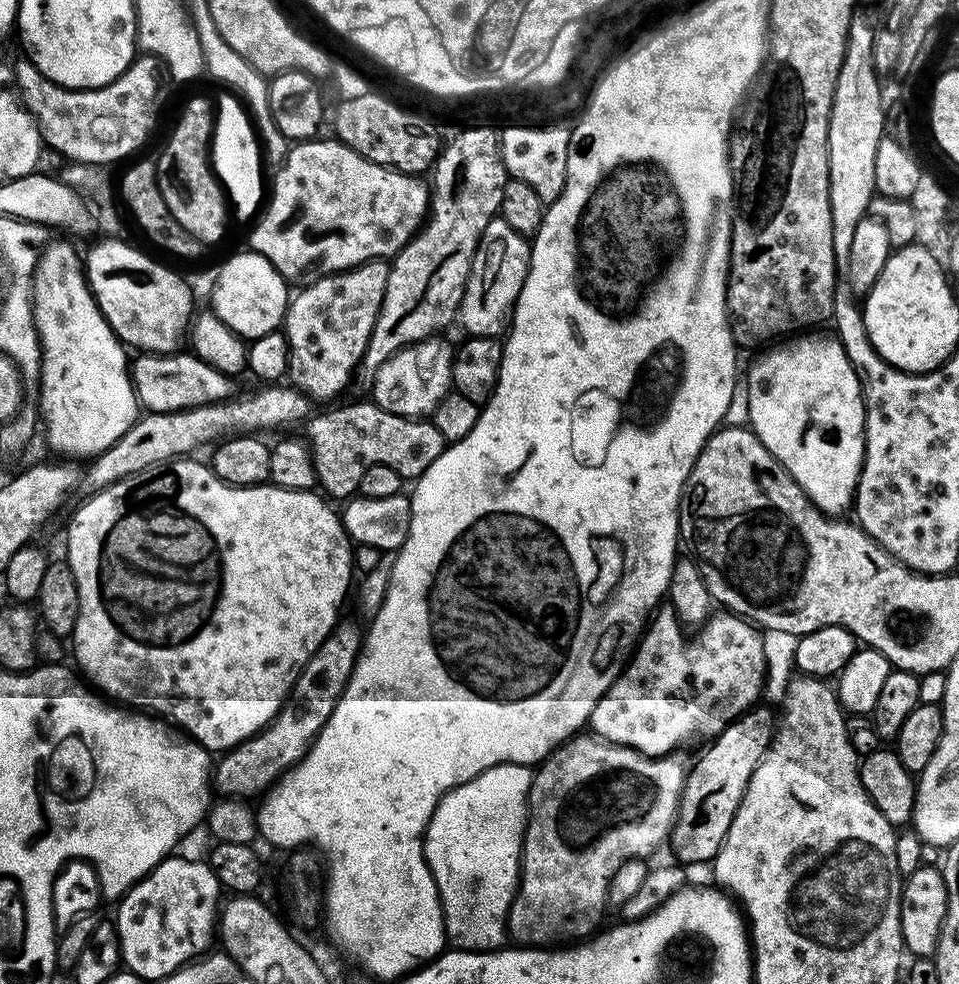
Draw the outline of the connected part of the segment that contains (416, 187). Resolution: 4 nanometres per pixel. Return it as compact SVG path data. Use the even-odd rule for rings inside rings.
M339 138L320 139L305 139L295 145L297 148L293 152L291 149L287 153L286 161L288 160L288 162L276 174L274 190L272 192L271 189L269 202L265 205L264 213L261 215L262 223L257 229L256 236L253 237L256 248L260 248L264 257L284 275L285 280L292 286L310 285L324 276L335 276L338 272L347 272L350 268L358 268L362 264L367 264L369 260L395 257L396 253L401 252L414 239L416 233L421 231L426 220L426 213L430 208L430 191L428 192L427 186L420 181L423 179L419 175L397 172L394 168L387 168L385 164L376 164L372 160L367 160L360 152L354 151L349 144Z

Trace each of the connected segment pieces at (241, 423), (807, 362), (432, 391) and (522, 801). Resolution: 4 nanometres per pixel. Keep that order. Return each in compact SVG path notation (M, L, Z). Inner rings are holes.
M264 386L261 392L244 396L241 400L229 398L223 403L198 405L182 412L148 412L141 415L120 440L114 442L105 452L95 457L92 469L86 472L86 484L92 490L103 490L124 480L128 476L139 476L163 466L169 460L187 457L203 444L211 445L217 439L216 432L233 430L260 430L256 428L288 428L291 424L307 421L309 397L299 388L287 386ZM231 428L236 428L232 429ZM212 440L212 441L211 441Z
M812 334L793 339L789 348L772 352L753 366L752 373L748 376L748 414L752 418L752 431L770 450L770 454L776 456L776 461L791 474L821 512L836 518L844 514L847 508L849 511L853 507L856 489L860 483L860 472L864 468L864 393L858 368L852 365L847 350L842 346L844 344L835 335L808 335Z
M440 338L421 340L419 344L405 347L381 370L374 388L374 403L390 414L431 417L444 397L453 391L453 361L453 346L443 344Z
M499 764L453 788L447 796L442 796L440 805L432 815L425 835L424 856L439 887L445 933L459 949L491 951L505 943L508 912L519 889L524 830L530 815L530 793L533 788L534 772L529 765Z

